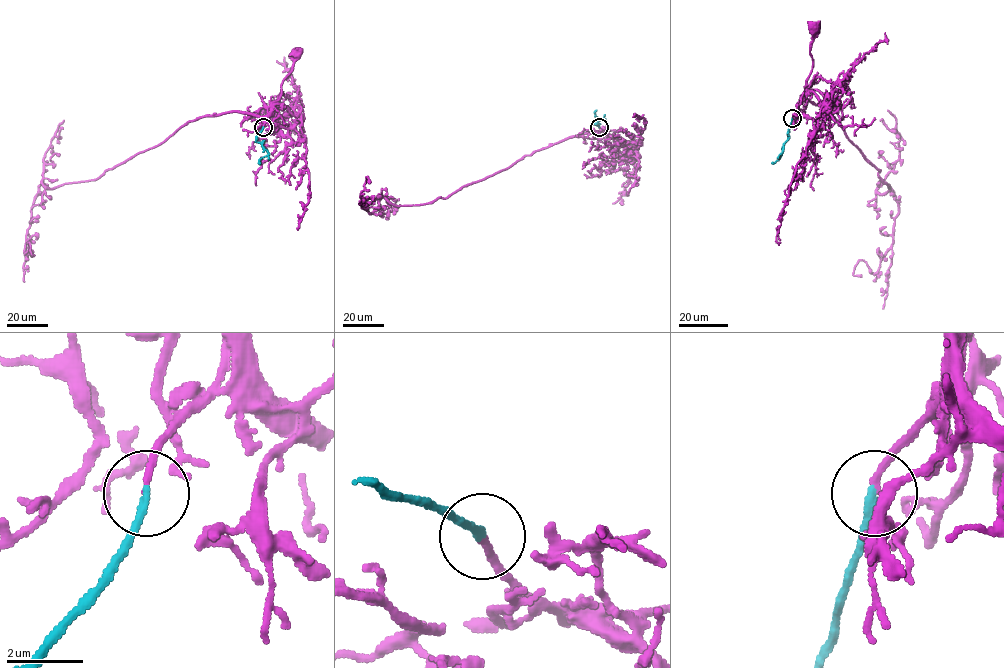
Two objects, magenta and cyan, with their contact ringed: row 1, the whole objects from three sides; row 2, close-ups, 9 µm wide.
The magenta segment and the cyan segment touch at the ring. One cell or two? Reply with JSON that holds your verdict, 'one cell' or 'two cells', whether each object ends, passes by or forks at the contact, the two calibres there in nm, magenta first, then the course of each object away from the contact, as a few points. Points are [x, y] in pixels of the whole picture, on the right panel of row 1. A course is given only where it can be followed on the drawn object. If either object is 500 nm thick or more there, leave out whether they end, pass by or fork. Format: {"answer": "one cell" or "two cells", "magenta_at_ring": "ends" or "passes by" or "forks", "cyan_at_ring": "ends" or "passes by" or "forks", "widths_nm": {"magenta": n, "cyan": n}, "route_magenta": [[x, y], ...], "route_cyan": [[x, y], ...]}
{"answer": "one cell", "magenta_at_ring": "ends", "cyan_at_ring": "ends", "widths_nm": {"magenta": 160, "cyan": 200}, "route_magenta": [[792, 118], [812, 69], [813, 26]], "route_cyan": [[792, 119], [782, 154], [771, 163]]}

